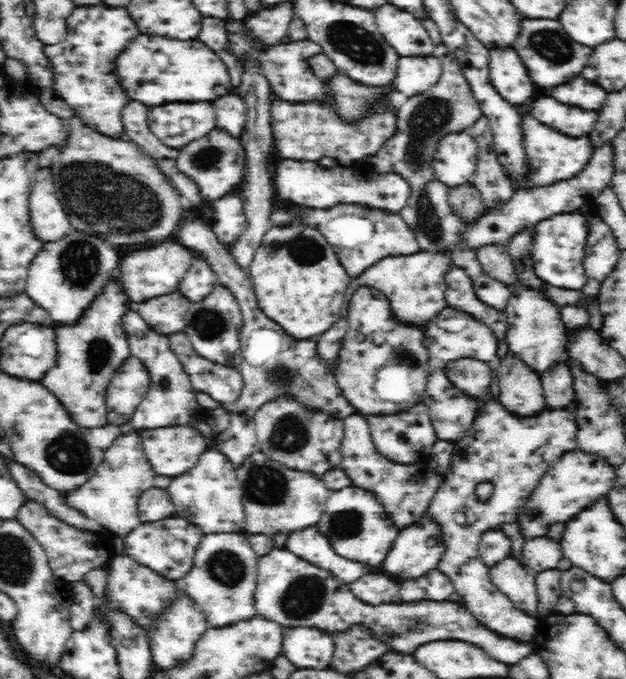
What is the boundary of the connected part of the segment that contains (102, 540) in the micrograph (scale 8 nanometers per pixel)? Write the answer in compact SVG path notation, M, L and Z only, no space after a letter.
M27 499L24 506L18 510L16 519L22 523L32 535L38 539L46 551L52 573L64 581L80 581L94 569L103 569L116 555L114 537L106 532L96 532L80 529L48 511L36 499Z

